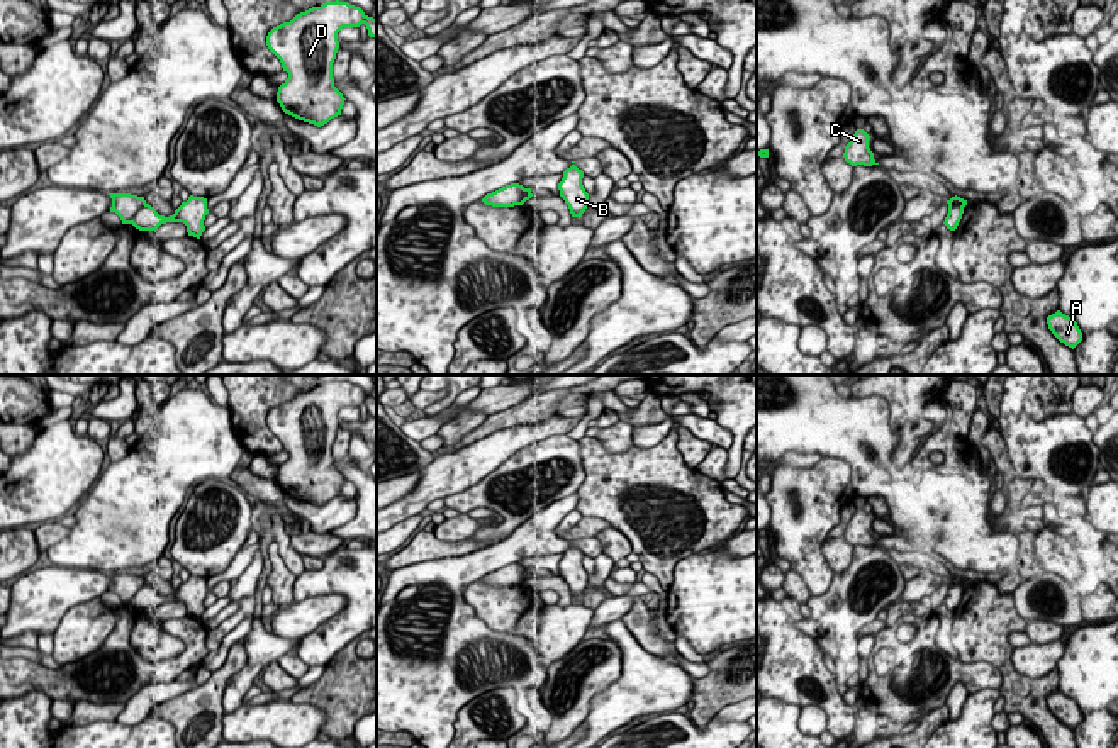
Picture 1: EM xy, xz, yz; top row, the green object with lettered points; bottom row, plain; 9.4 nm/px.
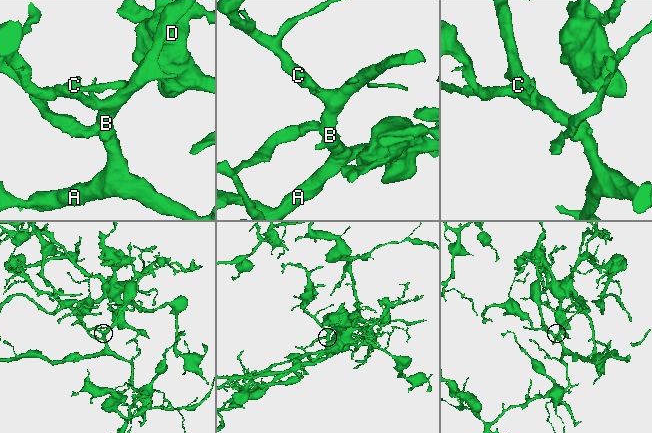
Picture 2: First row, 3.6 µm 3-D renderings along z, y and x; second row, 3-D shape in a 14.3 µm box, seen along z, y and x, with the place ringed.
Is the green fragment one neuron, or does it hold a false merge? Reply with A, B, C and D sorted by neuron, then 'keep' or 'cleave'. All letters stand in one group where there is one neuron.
groups A B C / D; cleave

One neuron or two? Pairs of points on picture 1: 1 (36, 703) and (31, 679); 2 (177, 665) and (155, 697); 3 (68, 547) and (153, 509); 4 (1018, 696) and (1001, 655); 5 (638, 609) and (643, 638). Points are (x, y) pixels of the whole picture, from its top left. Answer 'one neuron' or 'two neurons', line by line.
1: two neurons
2: two neurons
3: one neuron
4: one neuron
5: one neuron

